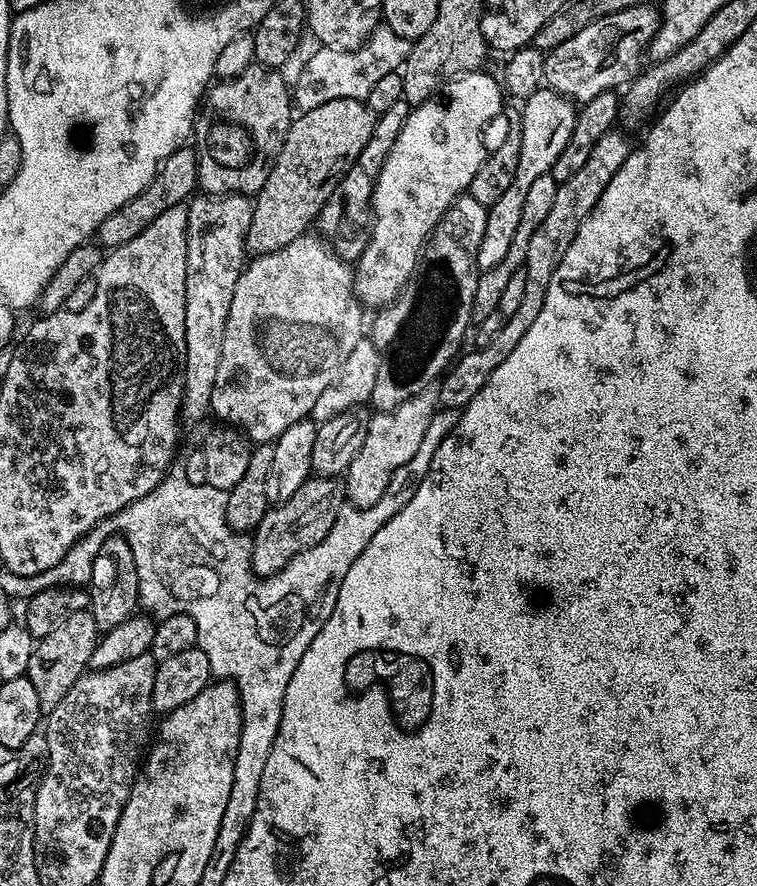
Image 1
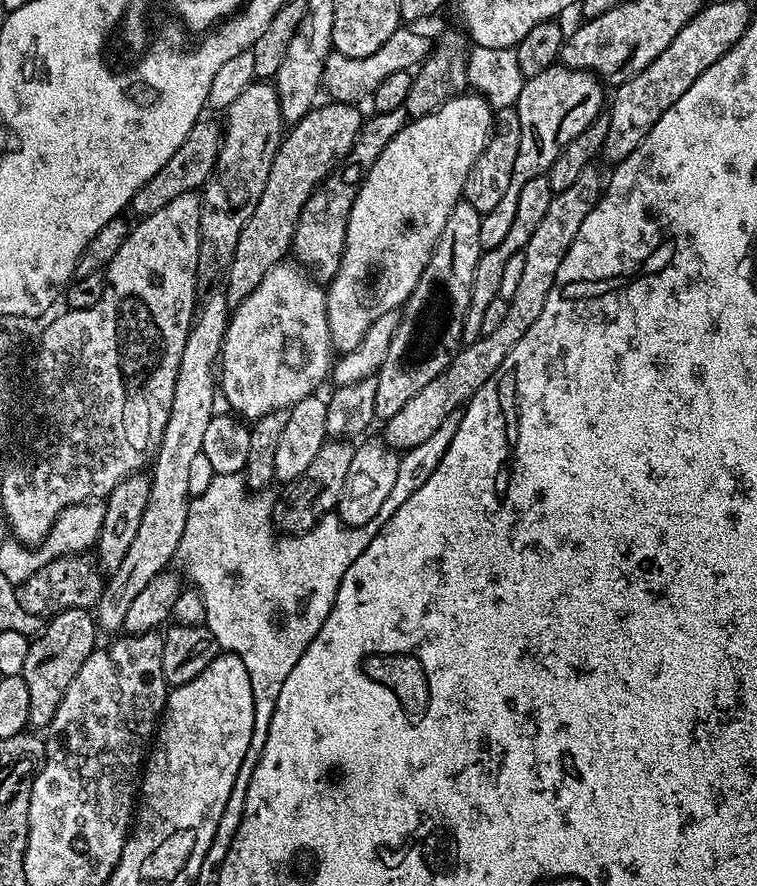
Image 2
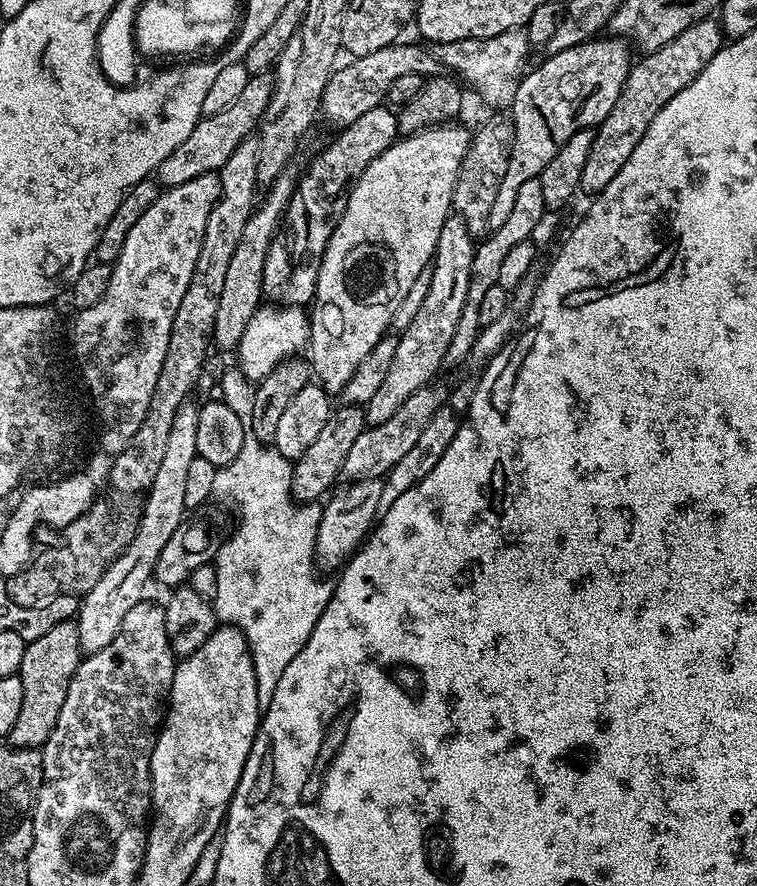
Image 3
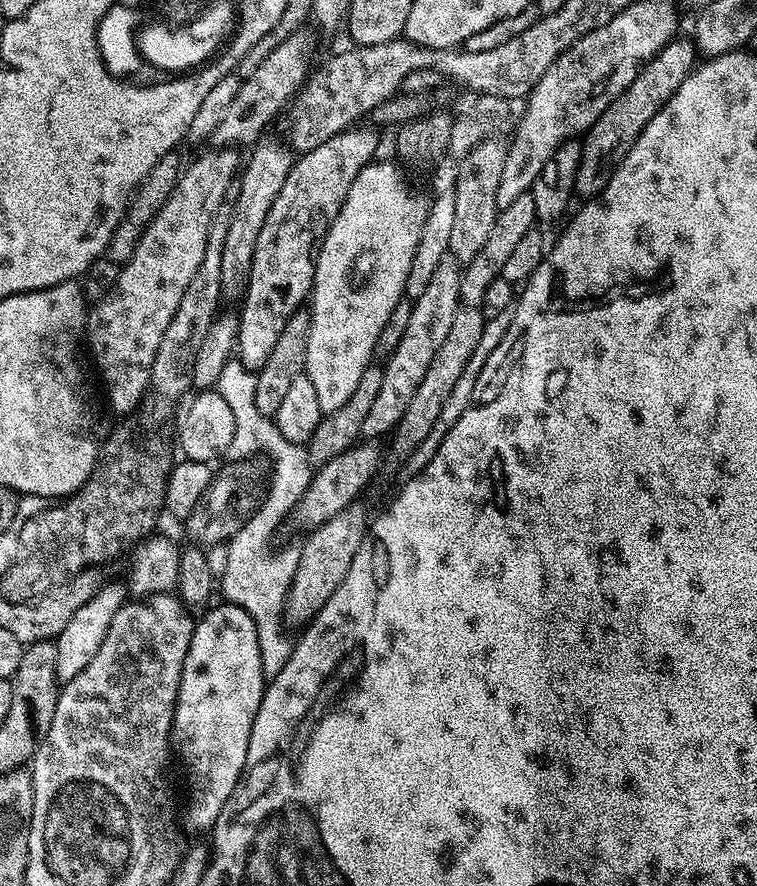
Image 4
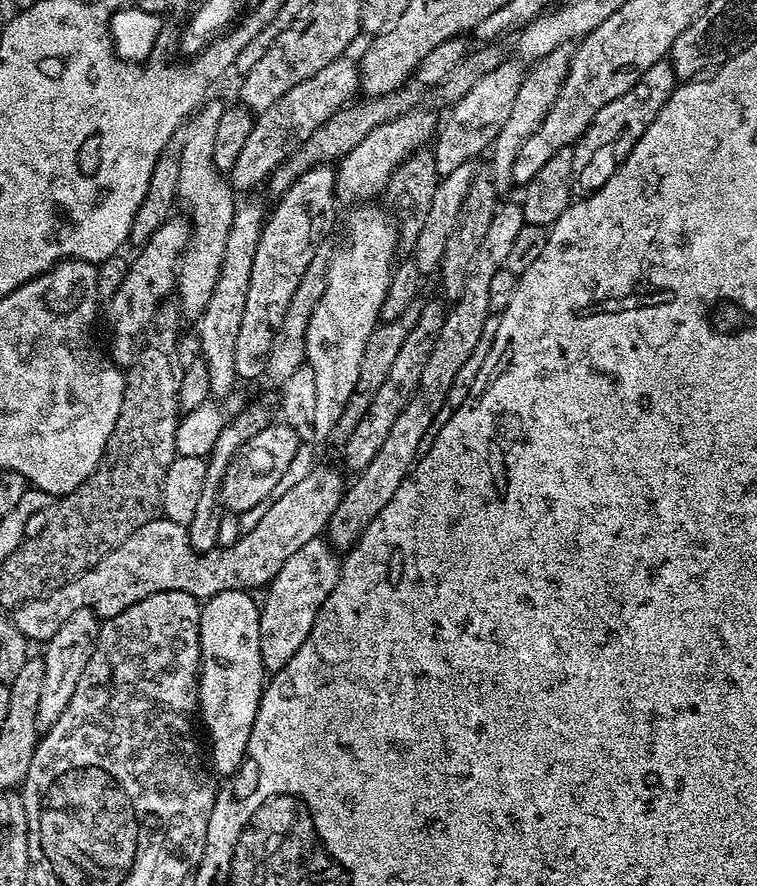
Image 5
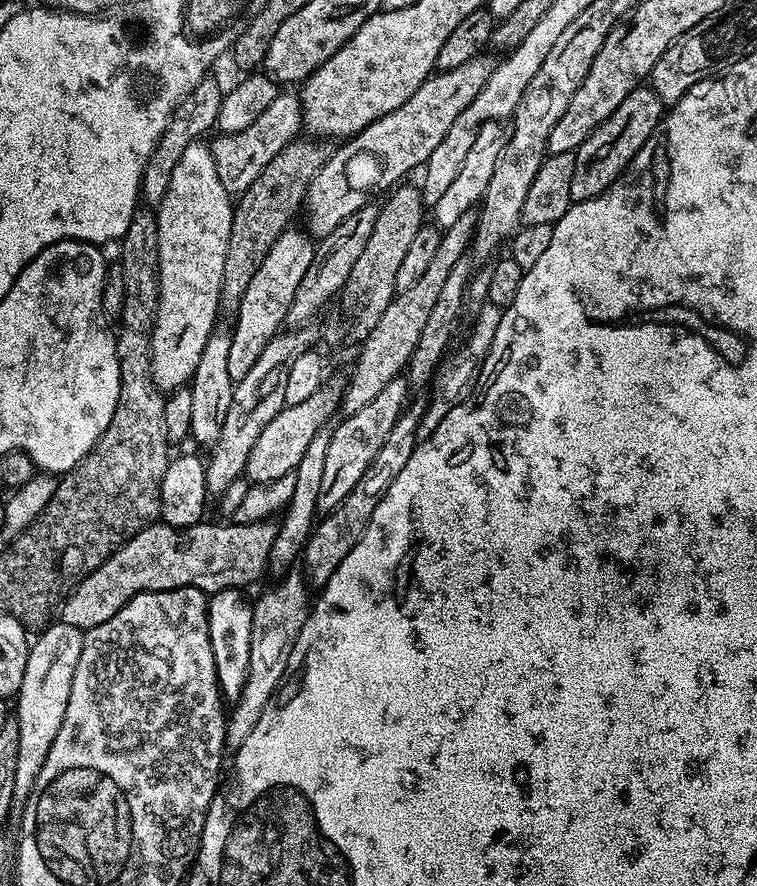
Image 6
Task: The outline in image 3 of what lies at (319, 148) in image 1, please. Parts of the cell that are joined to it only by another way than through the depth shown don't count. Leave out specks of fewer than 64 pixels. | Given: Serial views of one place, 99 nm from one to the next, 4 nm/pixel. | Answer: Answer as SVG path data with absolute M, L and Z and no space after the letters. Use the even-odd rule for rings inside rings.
M284 171L273 184L267 185L265 194L256 206L252 216L246 222L246 230L242 230L242 238L238 242L238 250L234 250L230 257L230 266L226 270L226 279L222 286L222 295L218 297L218 311L214 313L214 330L212 331L212 344L220 348L239 349L242 334L246 334L246 326L250 326L250 318L254 318L256 309L261 307L264 293L264 267L266 266L266 254L270 250L272 240L279 232L284 218L284 212L288 209L290 198L296 189L297 177L291 176L291 171Z

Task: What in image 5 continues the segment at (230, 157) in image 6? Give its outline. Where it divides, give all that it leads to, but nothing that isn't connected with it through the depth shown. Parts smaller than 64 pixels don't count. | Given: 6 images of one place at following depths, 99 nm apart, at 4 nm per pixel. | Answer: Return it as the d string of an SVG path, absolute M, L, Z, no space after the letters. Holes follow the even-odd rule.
M341 58L330 62L326 70L318 70L314 78L306 78L306 82L298 82L274 106L259 113L252 121L250 138L246 138L246 146L242 146L242 154L238 154L238 162L234 162L230 173L230 183L237 193L248 194L260 183L267 181L278 165L284 163L289 156L293 156L331 116L345 107L358 92L358 68L348 58Z

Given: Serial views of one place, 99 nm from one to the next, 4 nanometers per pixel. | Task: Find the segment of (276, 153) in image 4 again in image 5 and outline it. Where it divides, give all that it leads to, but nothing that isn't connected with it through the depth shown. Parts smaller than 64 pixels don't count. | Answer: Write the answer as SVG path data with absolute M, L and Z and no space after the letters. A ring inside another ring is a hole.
M248 194L237 203L230 230L226 236L226 254L222 256L222 266L218 282L214 282L214 294L198 317L196 332L200 335L199 359L206 362L210 370L209 393L215 396L228 396L232 383L238 377L234 370L234 346L238 343L238 333L242 327L242 313L246 310L246 294L250 290L250 270L254 270L254 254L258 250L260 235L264 229L266 207L256 194Z

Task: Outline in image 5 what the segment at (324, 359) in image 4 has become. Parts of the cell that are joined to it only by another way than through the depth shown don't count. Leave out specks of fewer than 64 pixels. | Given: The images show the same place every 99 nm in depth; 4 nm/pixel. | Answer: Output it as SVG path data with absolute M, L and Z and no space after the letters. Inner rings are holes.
M372 202L351 209L348 216L348 245L328 260L328 281L306 330L306 363L314 370L316 405L310 425L320 440L331 437L354 386L358 383L358 369L362 367L362 354L366 342L380 320L386 290L390 290L392 269L397 263L398 228L393 217Z

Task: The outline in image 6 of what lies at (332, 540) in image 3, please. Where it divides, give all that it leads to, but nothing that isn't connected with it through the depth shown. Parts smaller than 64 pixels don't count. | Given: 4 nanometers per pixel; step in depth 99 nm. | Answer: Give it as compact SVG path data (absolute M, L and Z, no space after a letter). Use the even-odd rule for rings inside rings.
M289 571L277 580L280 581L269 592L261 594L260 601L252 604L250 670L246 674L246 686L242 686L242 694L231 705L232 712L230 708L227 713L224 730L225 745L232 750L242 746L242 742L250 735L250 730L258 726L258 718L262 718L266 706L275 697L284 673L288 671L294 642L298 642L298 634L302 634L302 626L310 611L310 588L299 571Z

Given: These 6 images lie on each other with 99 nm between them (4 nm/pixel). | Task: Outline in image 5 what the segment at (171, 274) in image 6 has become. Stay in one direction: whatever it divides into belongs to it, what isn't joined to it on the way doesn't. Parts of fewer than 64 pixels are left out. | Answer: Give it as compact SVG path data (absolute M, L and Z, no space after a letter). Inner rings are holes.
M211 100L201 104L187 121L186 146L182 146L182 171L178 174L176 191L179 207L184 207L183 215L190 221L191 228L188 248L180 257L180 266L176 270L174 292L177 297L180 295L181 310L192 318L199 317L210 302L210 294L214 294L214 282L218 282L222 256L226 254L226 236L238 203L231 183L214 166L214 137L226 104L225 101Z

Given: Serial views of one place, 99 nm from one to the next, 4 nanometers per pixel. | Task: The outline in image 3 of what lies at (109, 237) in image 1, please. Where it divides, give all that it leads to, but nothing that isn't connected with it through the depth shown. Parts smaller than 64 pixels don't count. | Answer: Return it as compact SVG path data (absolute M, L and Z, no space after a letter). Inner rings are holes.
M268 74L249 76L238 102L234 102L234 106L226 106L226 110L222 110L222 114L204 116L200 119L194 126L194 130L190 130L186 142L181 142L178 150L174 150L174 154L170 154L170 158L166 158L166 162L158 165L154 173L155 179L165 189L169 189L174 186L182 186L182 182L190 182L190 178L198 178L202 174L219 173L226 158L230 158L230 154L234 154L234 150L238 150L241 142L249 139L259 129L266 106L272 97L273 83L273 77Z

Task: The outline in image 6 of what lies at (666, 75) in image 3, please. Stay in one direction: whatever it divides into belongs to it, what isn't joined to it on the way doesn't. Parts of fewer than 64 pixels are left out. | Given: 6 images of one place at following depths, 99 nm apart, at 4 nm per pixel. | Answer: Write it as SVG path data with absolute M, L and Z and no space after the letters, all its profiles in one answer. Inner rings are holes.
M641 86L626 94L626 98L622 98L622 106L618 106L618 110L614 110L614 114L606 118L606 122L597 126L574 153L574 178L570 178L573 201L593 200L595 196L606 191L627 168L634 154L638 154L646 141L657 135L665 115L666 105L650 86Z

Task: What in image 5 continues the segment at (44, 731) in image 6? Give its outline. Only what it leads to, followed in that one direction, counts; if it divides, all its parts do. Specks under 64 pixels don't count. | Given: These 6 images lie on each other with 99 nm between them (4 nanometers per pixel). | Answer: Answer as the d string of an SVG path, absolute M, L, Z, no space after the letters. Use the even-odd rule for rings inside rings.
M85 610L75 612L65 624L43 645L44 677L42 678L42 694L38 698L38 714L36 721L41 729L47 730L62 718L62 710L70 706L70 698L74 698L74 686L78 686L78 678L82 678L82 670L86 670L86 662L90 662L90 654L96 648L96 635L100 633L101 621L95 612Z

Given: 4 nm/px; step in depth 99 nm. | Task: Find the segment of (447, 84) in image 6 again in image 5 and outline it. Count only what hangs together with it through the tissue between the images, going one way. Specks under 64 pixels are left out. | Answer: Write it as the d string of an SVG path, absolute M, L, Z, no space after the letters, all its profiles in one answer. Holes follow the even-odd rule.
M424 106L409 108L407 112L400 113L398 118L370 130L370 134L366 134L366 138L362 138L362 142L358 142L358 146L354 146L354 150L350 150L350 154L346 154L335 165L337 201L347 206L375 201L375 196L387 189L396 167L410 154L421 151L437 132L436 116L427 112Z

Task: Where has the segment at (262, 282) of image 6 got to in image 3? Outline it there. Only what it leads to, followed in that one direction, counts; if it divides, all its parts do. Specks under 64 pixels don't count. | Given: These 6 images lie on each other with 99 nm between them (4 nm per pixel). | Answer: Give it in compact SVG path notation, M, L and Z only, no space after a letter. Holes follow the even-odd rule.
M388 106L366 110L362 118L354 118L354 122L335 134L336 138L313 158L304 177L301 175L297 179L296 189L284 212L280 230L266 254L263 295L268 300L272 299L269 301L279 302L284 306L311 305L312 297L316 294L318 270L322 266L324 251L330 242L330 234L334 234L346 210L352 188L366 166L370 166L370 162L374 162L378 154L385 152L398 139L396 112Z

